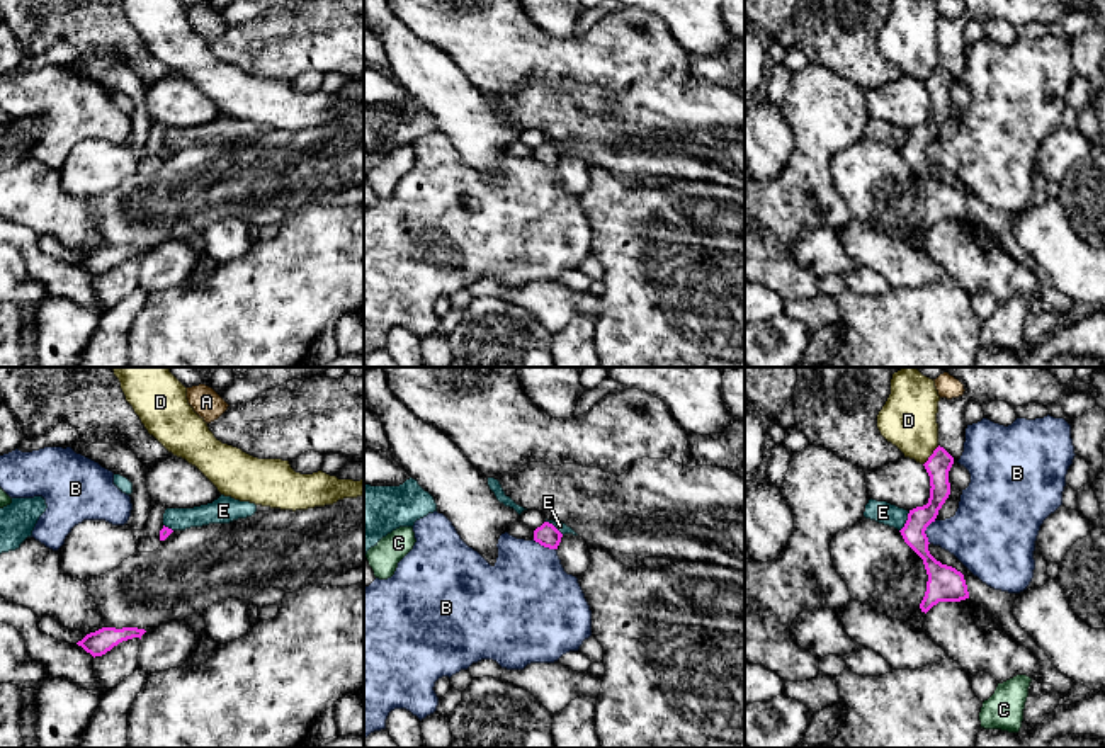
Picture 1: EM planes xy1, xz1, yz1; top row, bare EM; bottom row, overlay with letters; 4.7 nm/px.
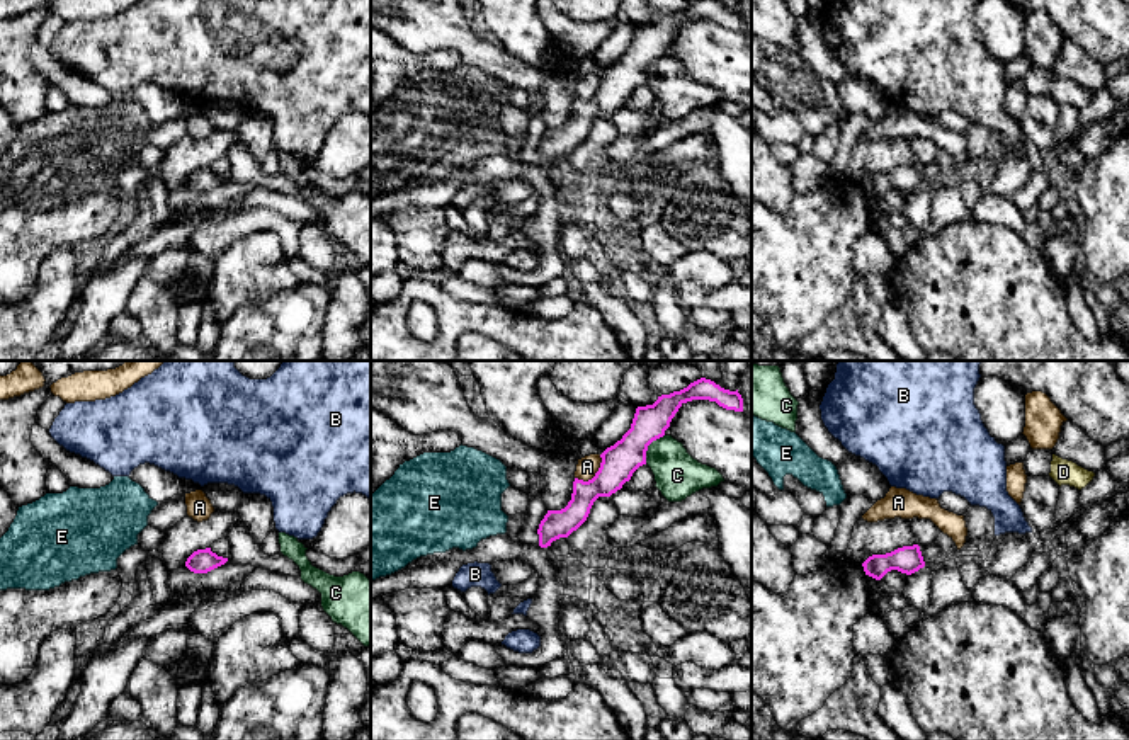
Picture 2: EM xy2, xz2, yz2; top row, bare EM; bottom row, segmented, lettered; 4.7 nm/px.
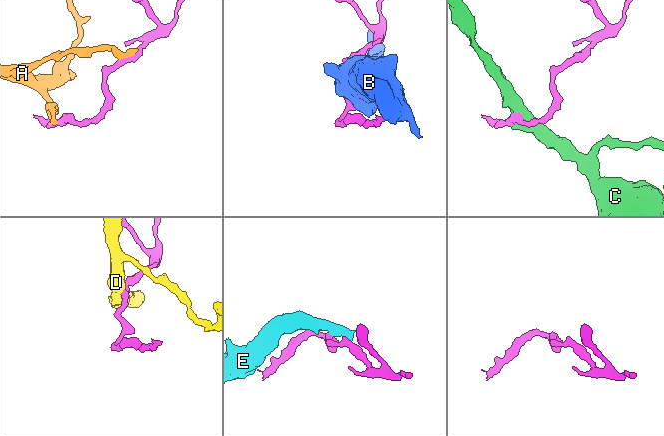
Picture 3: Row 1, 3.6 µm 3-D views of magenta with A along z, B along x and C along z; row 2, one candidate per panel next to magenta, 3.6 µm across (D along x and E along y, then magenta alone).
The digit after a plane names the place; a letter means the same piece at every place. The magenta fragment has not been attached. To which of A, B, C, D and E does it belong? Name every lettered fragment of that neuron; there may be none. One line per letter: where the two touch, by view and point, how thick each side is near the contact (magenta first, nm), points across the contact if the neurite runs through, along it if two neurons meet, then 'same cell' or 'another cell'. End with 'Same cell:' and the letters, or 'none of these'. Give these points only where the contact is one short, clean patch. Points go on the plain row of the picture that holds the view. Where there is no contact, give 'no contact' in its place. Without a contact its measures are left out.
A: contact xz2 (595, 94); calibres 170 and 100 nm; another cell
B: contact yz1 (925, 148); calibres 140 and 300 nm; another cell
C: contact xz2 (646, 67); calibres 170 and 220 nm; border xz2 (663, 53), (648, 65), (645, 82); another cell
D: contact yz1 (930, 75); calibres 120 and 280 nm; border yz1 (939, 65), (923, 84); another cell
E: contact yz1 (906, 141); calibres 110 and 110 nm; border yz1 (910, 131), (900, 150); another cell
Same cell: none of these

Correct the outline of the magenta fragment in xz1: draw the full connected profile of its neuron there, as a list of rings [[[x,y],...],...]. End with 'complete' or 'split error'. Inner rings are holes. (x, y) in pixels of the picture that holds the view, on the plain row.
[[[549,141],[534,150],[534,160],[549,168],[558,168],[561,156],[563,153]]] | complete

